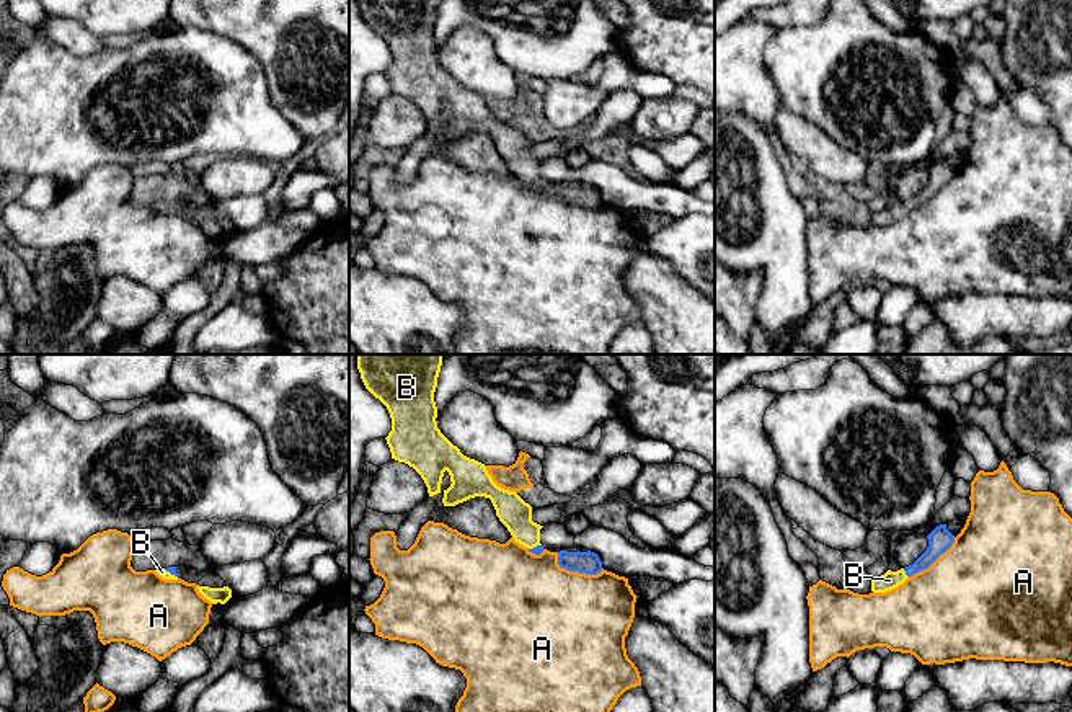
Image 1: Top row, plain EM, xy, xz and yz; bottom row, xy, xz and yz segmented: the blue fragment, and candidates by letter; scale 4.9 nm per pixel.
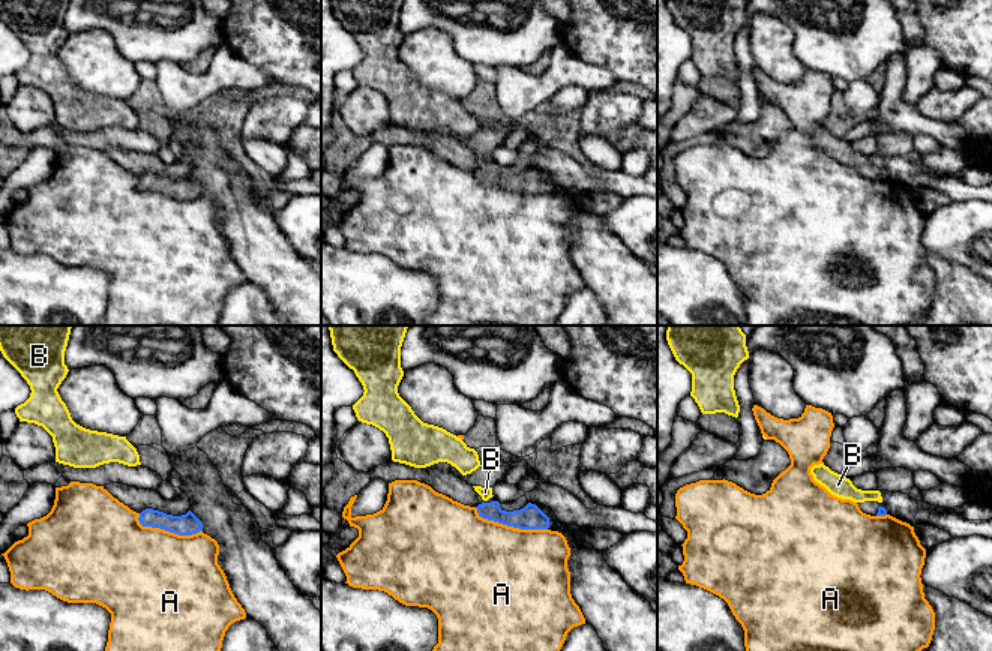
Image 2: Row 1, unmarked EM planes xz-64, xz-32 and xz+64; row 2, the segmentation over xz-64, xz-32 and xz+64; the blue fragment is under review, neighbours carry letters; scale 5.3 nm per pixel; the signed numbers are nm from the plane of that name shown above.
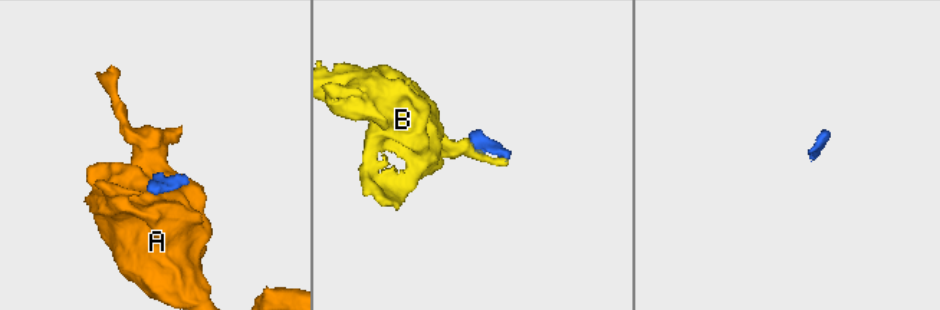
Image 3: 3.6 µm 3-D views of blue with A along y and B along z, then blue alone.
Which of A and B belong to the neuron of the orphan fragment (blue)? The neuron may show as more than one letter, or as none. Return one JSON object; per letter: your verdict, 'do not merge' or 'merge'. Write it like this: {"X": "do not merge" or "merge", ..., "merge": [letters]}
{"A": "do not merge", "B": "merge", "merge": ["B"]}

